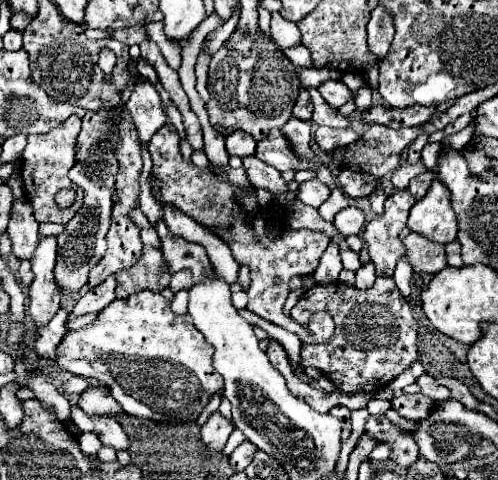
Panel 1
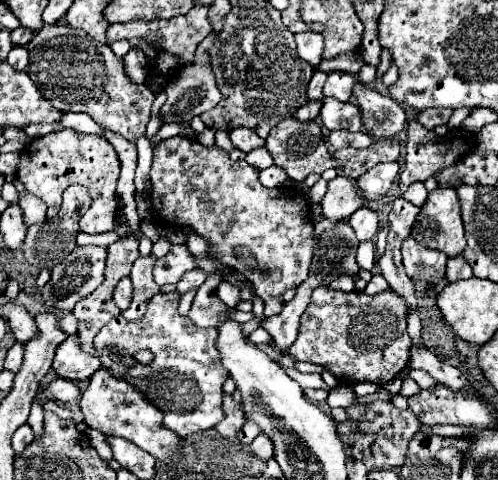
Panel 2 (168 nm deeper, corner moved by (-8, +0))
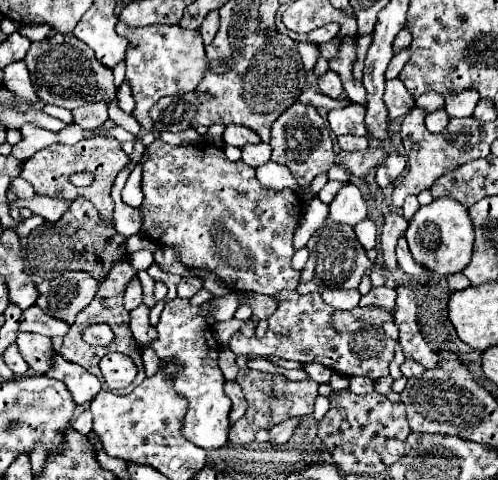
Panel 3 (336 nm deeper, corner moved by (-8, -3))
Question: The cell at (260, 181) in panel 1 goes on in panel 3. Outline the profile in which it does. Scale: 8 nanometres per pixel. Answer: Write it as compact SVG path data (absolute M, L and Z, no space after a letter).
M258 143L258 145L244 145L242 147L242 161L250 167L260 167L270 159L270 145Z

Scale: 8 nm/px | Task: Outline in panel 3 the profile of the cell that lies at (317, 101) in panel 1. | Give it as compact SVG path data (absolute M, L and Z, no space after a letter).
M350 103L344 109L334 109L328 113L330 129L336 135L366 135L368 131L364 125L364 113L366 107L356 103Z

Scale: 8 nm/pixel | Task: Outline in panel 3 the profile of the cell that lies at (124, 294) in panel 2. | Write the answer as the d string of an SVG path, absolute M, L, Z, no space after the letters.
M134 277L128 287L126 287L126 293L124 293L124 307L128 311L136 309L142 305L142 285L140 285L140 279Z

